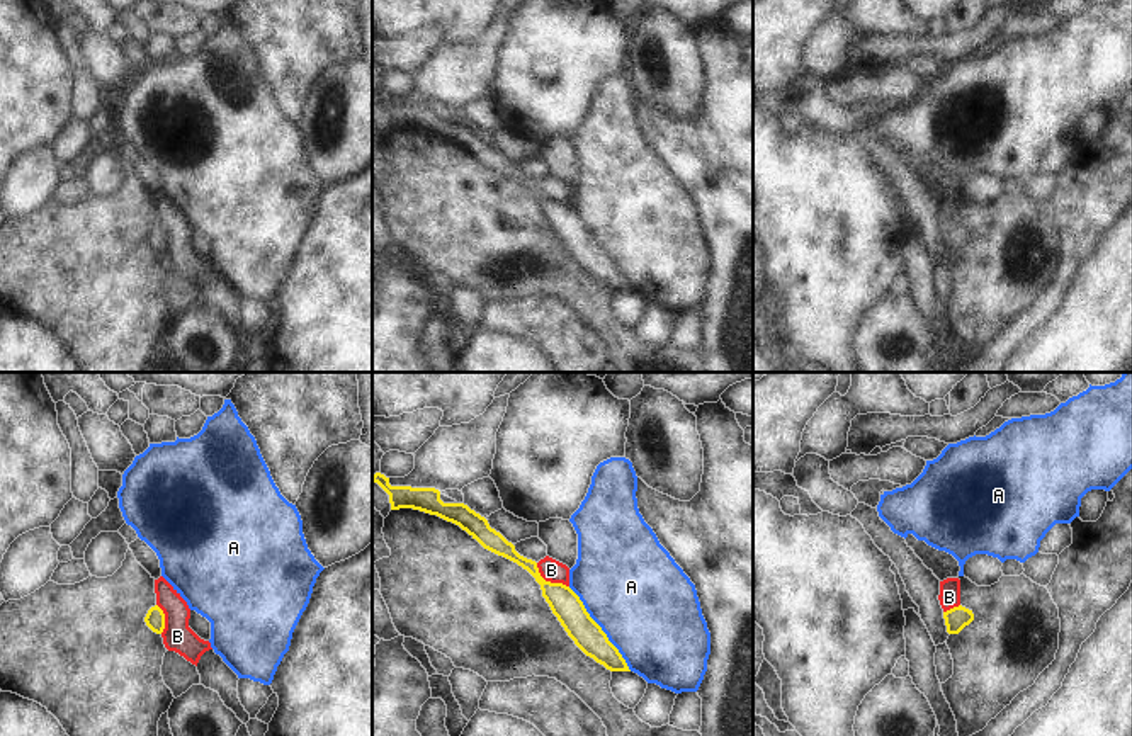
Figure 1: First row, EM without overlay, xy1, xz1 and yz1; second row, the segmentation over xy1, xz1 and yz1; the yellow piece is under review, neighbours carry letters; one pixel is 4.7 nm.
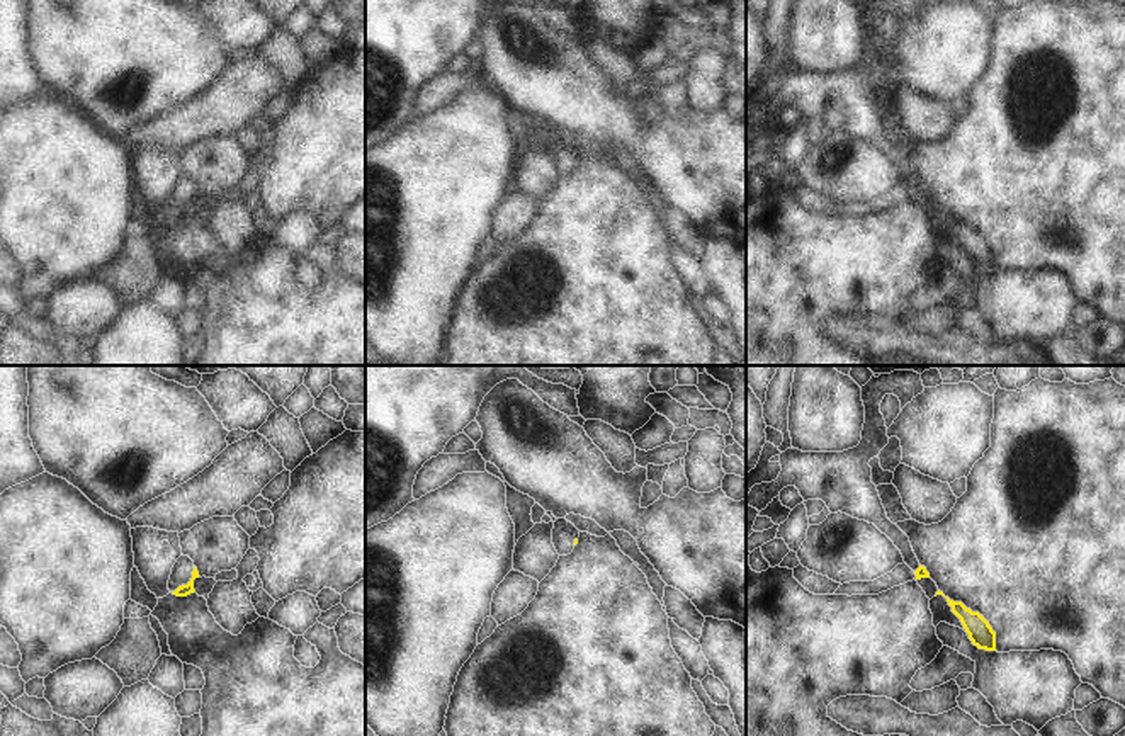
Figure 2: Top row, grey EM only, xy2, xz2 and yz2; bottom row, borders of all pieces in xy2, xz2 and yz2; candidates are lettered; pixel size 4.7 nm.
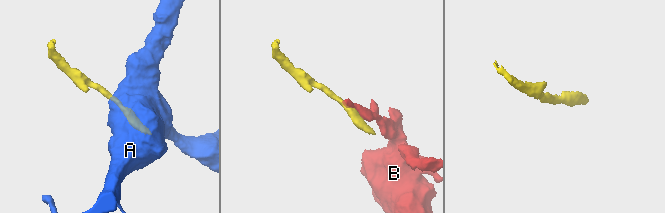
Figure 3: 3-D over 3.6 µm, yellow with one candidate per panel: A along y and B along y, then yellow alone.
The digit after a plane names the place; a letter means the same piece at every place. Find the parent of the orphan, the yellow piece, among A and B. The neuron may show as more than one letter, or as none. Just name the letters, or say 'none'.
none

